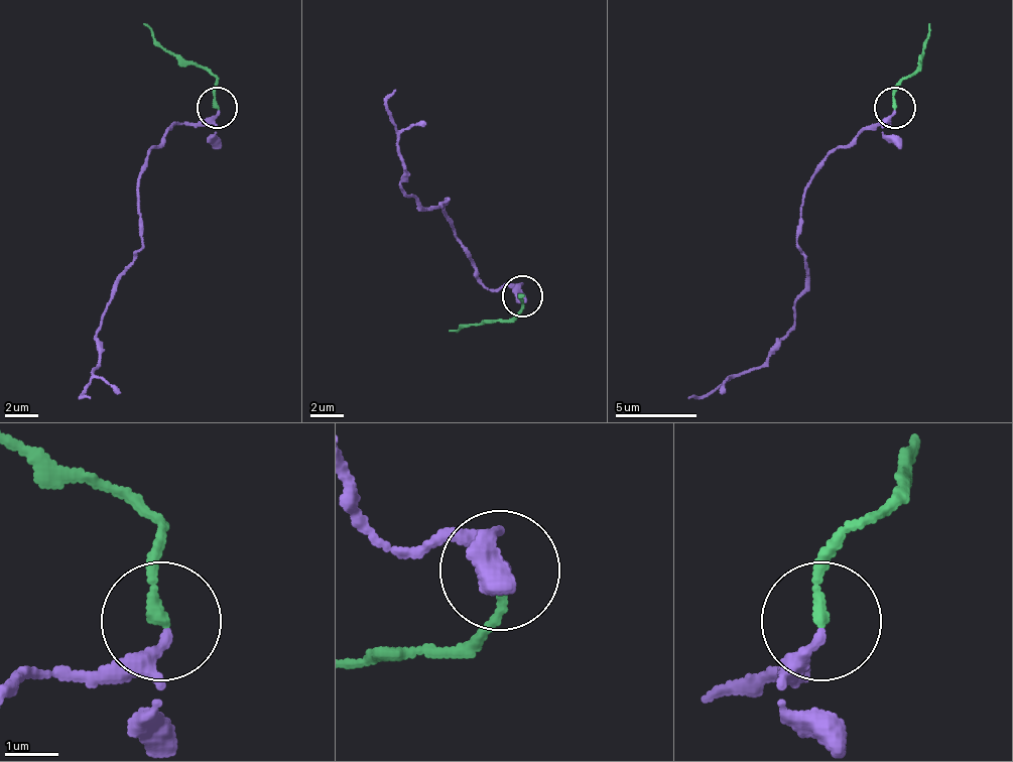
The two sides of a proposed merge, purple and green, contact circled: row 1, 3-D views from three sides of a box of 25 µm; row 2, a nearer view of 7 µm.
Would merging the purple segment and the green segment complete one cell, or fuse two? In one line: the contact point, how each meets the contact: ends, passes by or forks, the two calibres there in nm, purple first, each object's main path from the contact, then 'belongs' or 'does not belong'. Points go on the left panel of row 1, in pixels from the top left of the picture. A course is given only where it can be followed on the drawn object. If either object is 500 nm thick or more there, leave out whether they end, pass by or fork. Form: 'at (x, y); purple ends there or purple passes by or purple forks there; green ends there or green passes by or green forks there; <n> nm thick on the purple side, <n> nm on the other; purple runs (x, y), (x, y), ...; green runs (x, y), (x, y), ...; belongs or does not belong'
at (217, 107); purple passes by; green ends there; 160 nm thick on the purple side, 240 nm on the other; purple runs (218, 108), (202, 121), (172, 125), (140, 181), (140, 251), (95, 341), (99, 361), (83, 393), (91, 397); green runs (218, 108), (214, 88), (218, 80), (202, 64), (180, 64), (144, 22); belongs

